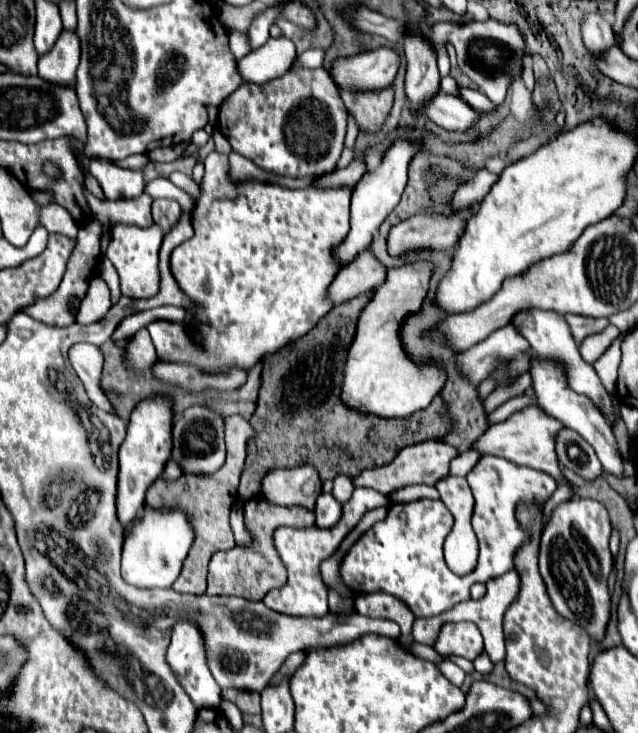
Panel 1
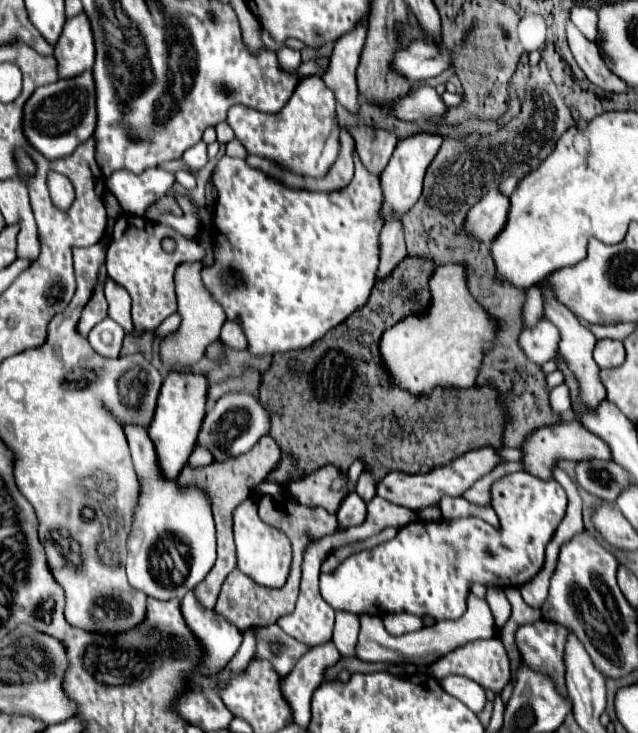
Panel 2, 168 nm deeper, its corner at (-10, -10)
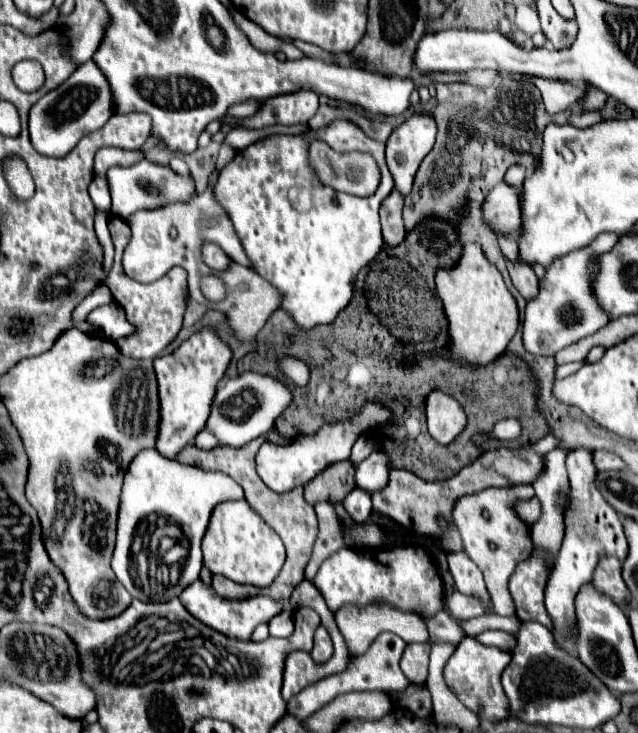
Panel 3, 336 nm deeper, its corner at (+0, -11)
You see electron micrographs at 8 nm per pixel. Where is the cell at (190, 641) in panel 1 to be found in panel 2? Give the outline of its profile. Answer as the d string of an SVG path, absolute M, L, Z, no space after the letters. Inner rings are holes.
M192 591L182 599L182 613L204 647L204 673L218 671L236 655L242 643L242 631L226 617L202 607Z

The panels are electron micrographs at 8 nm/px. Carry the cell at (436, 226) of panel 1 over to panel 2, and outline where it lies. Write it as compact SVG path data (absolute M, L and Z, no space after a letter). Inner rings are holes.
M498 189L488 191L472 209L466 219L466 231L470 235L478 235L484 243L492 243L498 233L504 229L508 219L510 199L502 195Z

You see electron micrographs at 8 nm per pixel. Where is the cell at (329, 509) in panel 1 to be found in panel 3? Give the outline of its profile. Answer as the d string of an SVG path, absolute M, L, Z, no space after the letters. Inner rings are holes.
M352 490L344 502L342 502L344 510L348 512L348 516L354 520L354 522L366 522L370 518L370 512L372 512L372 502L370 502L370 494L364 492L364 490Z

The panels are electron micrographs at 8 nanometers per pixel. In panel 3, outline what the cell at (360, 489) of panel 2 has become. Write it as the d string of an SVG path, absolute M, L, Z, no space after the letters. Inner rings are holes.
M372 452L364 462L356 466L356 486L366 492L376 492L388 482L388 458L382 452Z

